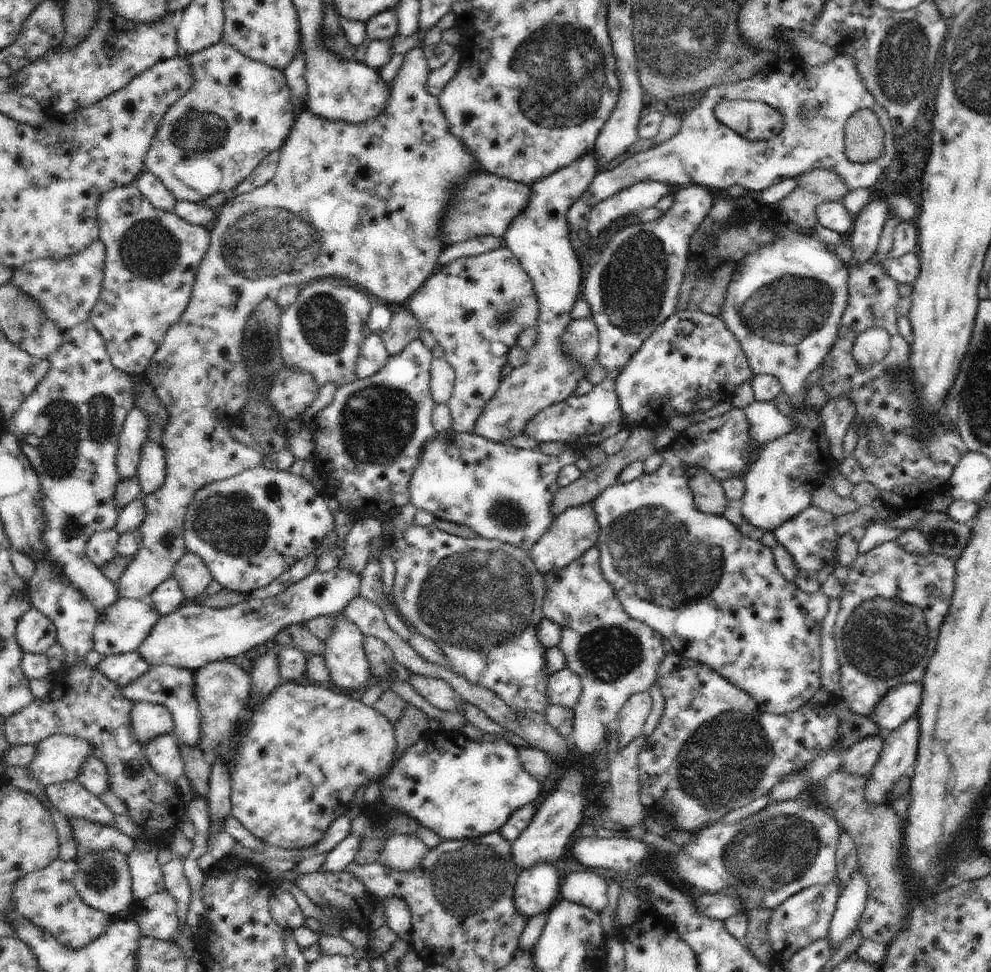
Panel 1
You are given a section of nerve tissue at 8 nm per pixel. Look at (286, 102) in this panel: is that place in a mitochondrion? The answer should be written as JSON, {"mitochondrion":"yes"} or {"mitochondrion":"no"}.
{"mitochondrion":"no"}

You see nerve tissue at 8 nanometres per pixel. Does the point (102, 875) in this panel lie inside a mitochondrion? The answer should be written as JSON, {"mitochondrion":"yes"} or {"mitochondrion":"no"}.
{"mitochondrion":"yes"}

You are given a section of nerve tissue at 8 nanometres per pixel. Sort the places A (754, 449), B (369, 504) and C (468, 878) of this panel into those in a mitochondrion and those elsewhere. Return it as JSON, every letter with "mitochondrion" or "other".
{"A":"other","B":"other","C":"mitochondrion"}

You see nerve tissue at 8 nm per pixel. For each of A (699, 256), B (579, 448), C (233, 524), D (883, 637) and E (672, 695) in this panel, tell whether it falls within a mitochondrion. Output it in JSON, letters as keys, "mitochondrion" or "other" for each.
{"A":"other","B":"other","C":"mitochondrion","D":"mitochondrion","E":"other"}

